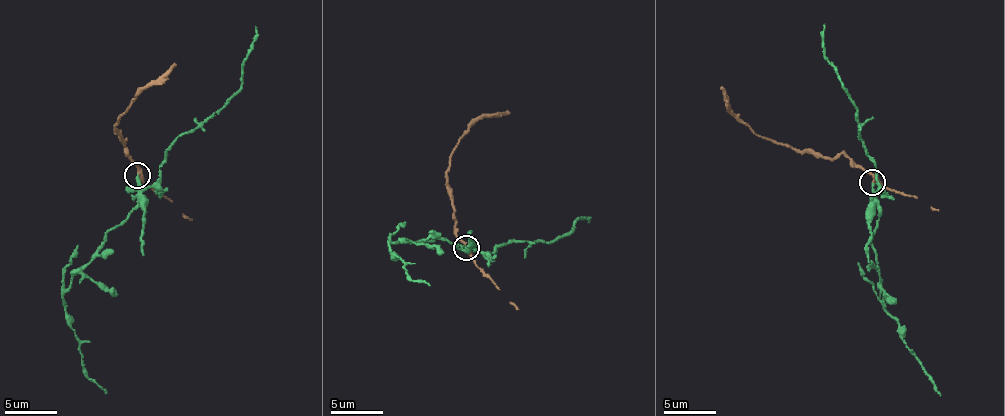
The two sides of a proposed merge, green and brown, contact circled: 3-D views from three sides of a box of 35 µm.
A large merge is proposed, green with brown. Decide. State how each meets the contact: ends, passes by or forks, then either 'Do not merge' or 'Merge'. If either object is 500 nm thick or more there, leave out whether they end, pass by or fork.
At the ring green ends. At the ring brown passes by. Do not merge

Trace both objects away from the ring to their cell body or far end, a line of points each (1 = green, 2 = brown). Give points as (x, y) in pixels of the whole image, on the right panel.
1: (871, 183), (879, 214), (872, 246), (886, 311), (896, 321), (899, 336), (939, 395)
2: (871, 183), (861, 169), (841, 154), (820, 157), (776, 145), (732, 112), (721, 85)

